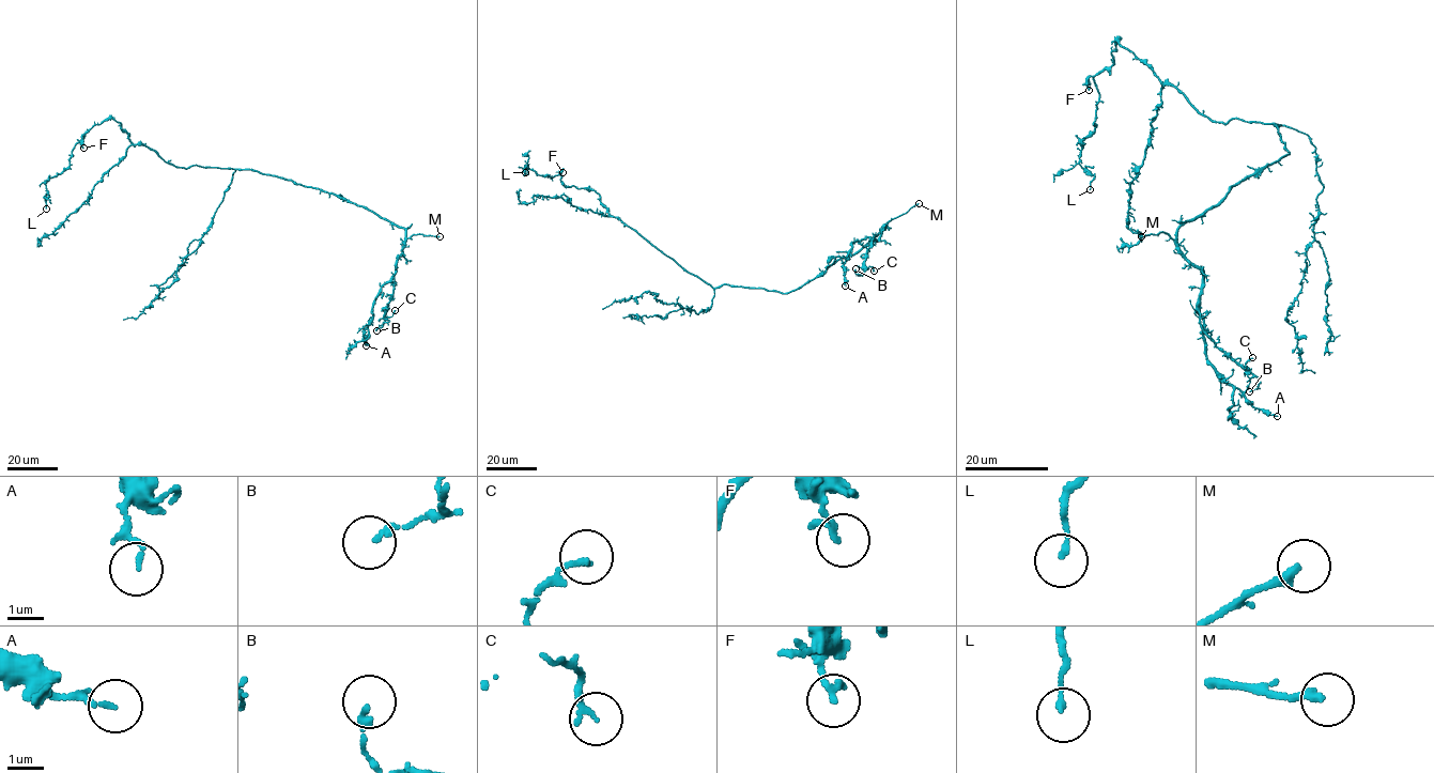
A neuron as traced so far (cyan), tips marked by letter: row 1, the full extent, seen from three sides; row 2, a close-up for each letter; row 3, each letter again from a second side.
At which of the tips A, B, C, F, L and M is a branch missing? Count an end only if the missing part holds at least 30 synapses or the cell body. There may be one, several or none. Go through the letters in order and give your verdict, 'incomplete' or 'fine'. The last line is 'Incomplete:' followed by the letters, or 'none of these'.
A: fine
B: fine
C: fine
F: fine
L: fine
M: incomplete
Incomplete: M

